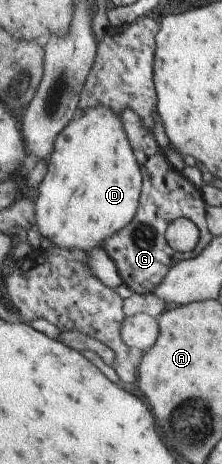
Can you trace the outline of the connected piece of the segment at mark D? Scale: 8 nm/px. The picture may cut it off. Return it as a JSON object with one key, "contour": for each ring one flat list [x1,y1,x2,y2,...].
{"contour":[[106,105,80,111,57,137,54,153,47,164,47,172,37,188,36,225,40,233,62,249,92,251,101,247,106,239,128,227,141,205,143,175,137,153,124,129,122,114,114,113]]}

